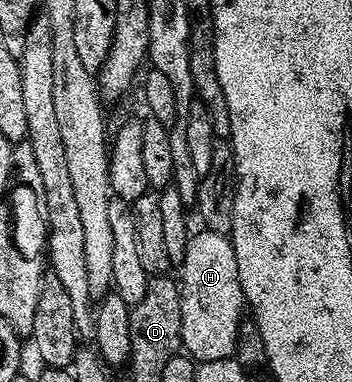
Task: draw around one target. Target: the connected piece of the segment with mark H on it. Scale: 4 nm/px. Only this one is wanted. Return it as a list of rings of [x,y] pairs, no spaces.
[[[200,229],[197,235],[195,232],[188,240],[178,271],[183,350],[200,363],[233,358],[236,338],[240,336],[240,314],[245,314],[246,304],[231,238],[207,229]]]

